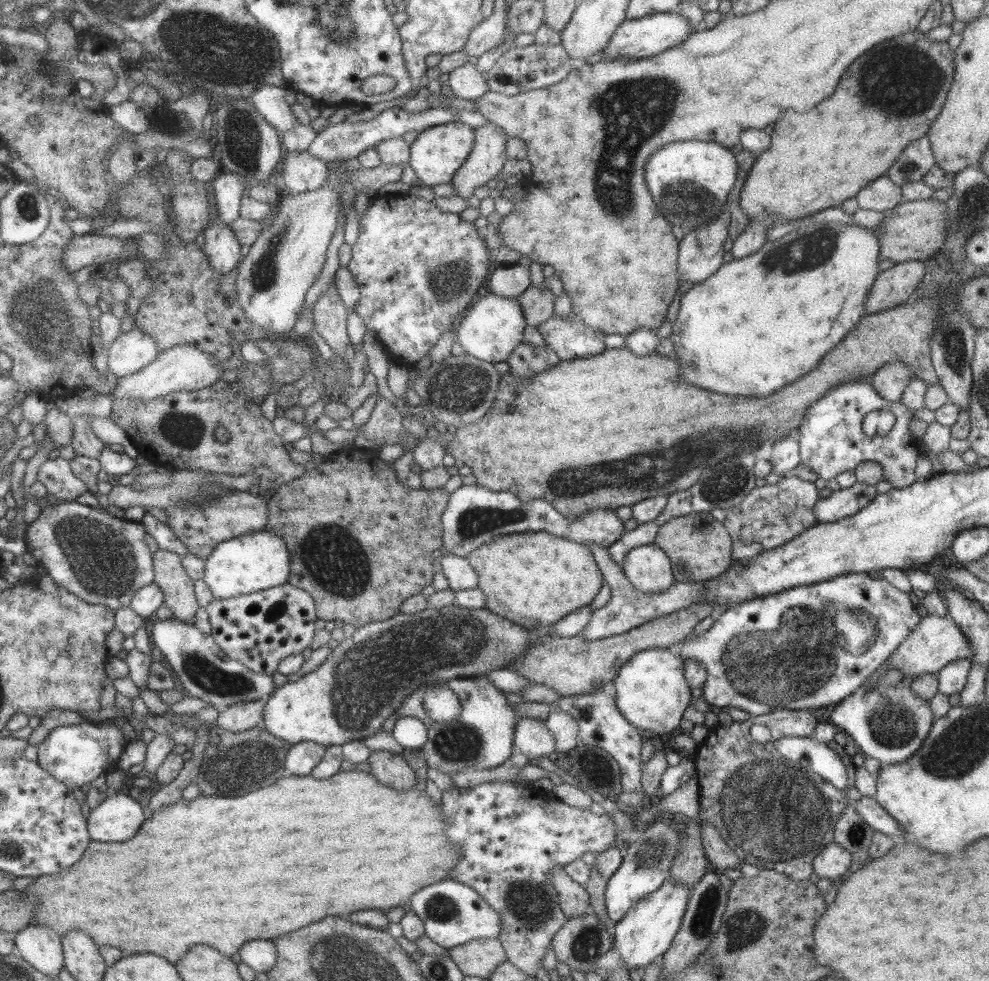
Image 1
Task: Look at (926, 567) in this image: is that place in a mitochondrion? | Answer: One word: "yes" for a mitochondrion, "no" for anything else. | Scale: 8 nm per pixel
no

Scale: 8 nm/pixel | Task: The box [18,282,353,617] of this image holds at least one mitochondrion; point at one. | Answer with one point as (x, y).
(105, 565)

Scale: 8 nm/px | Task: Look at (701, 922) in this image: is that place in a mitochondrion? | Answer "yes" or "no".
yes

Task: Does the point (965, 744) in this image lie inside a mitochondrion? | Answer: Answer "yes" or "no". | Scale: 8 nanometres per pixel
yes

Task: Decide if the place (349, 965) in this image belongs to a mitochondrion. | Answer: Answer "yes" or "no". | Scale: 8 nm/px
yes

